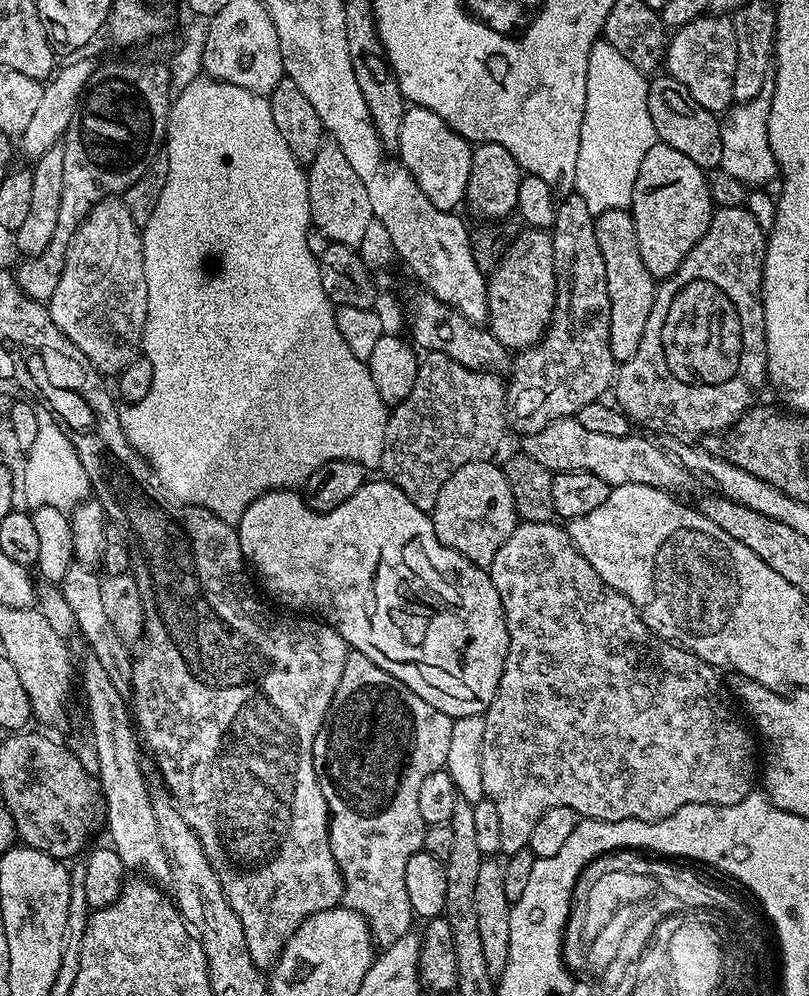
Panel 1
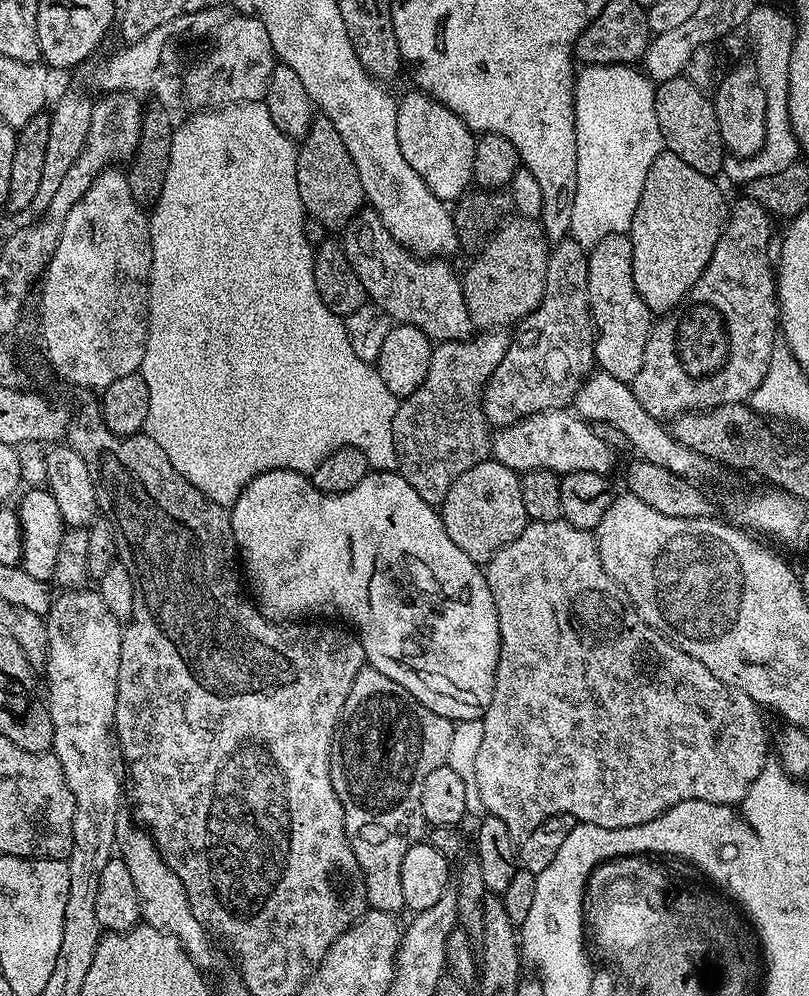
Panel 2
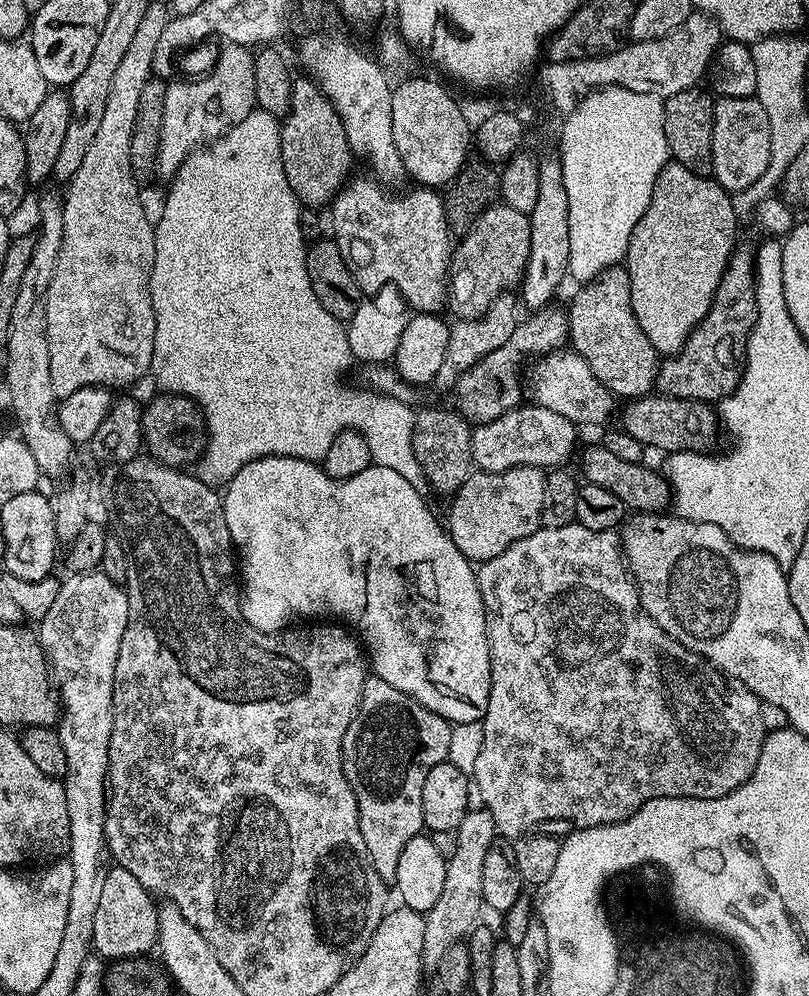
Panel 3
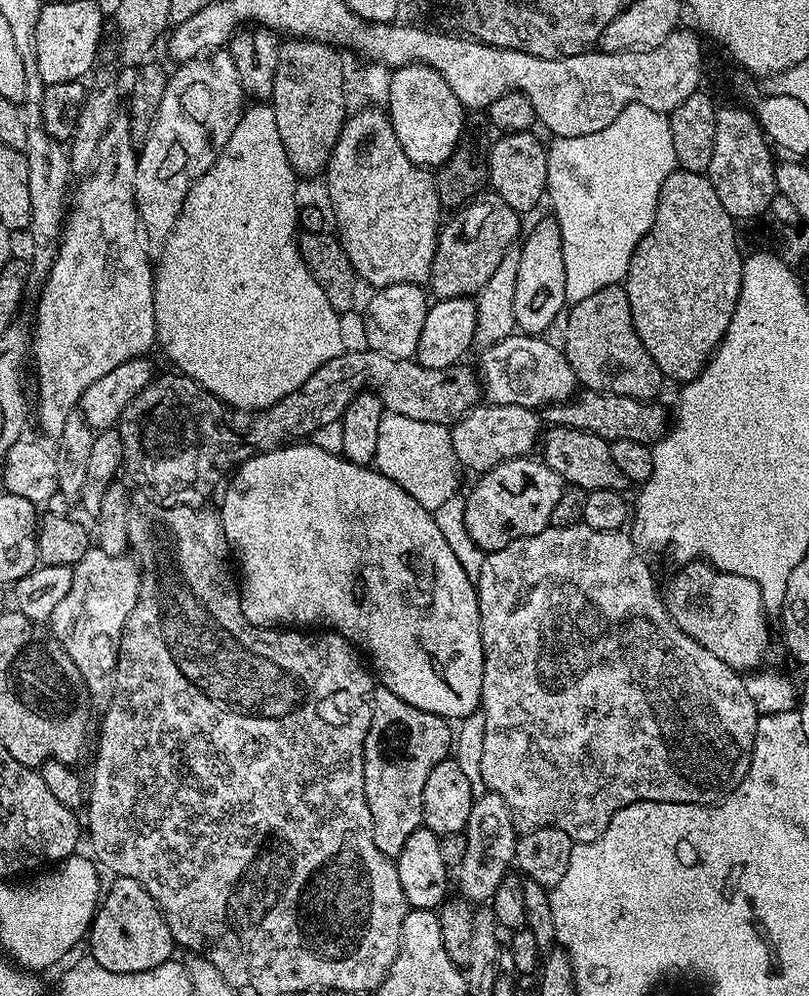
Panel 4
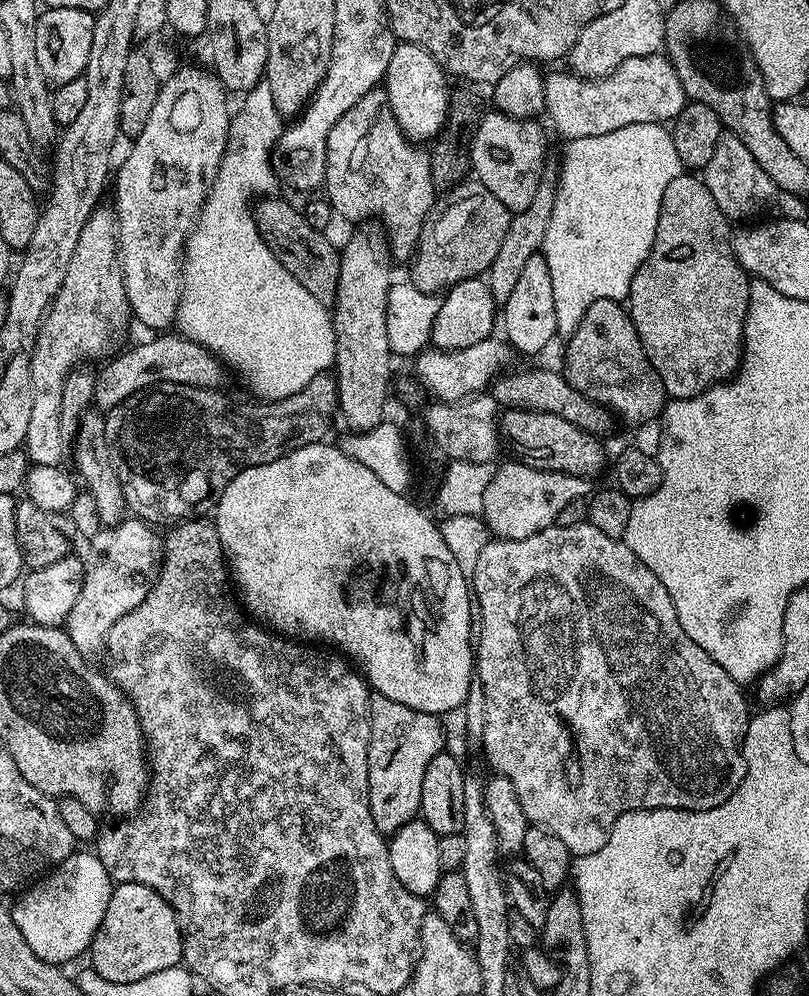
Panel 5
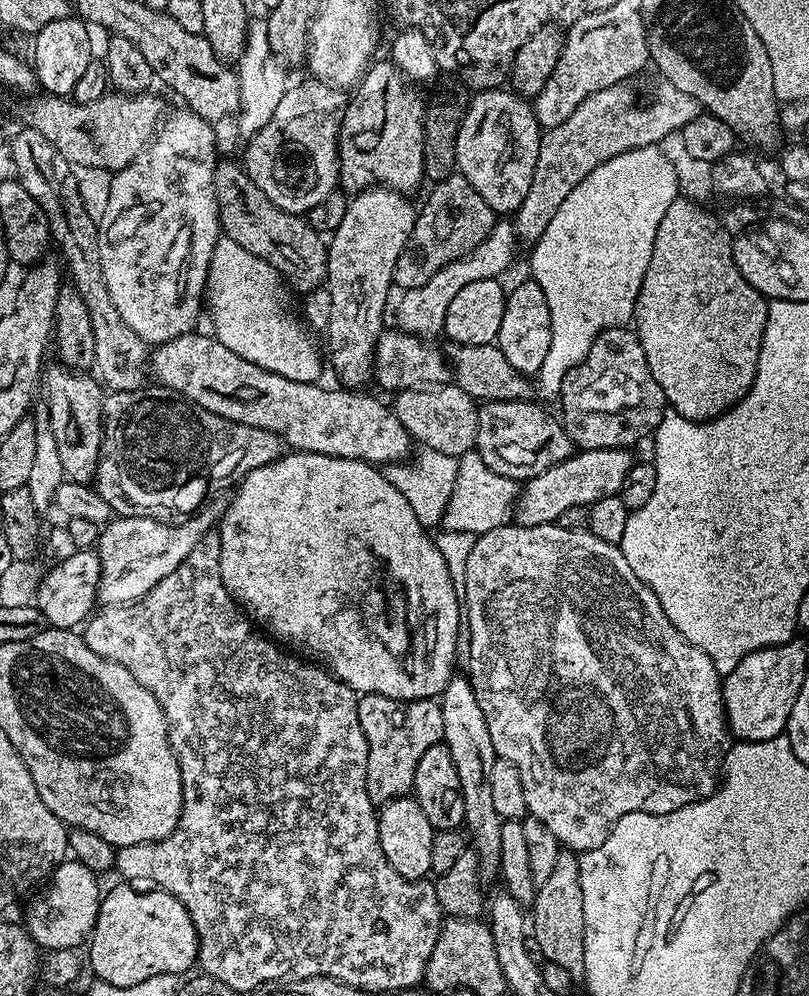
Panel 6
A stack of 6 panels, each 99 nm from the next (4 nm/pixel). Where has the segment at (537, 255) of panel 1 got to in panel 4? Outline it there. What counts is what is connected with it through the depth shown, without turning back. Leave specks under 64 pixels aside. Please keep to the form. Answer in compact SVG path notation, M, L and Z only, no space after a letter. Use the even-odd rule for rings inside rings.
M495 199L483 200L459 209L453 215L456 217L441 227L436 238L430 281L430 292L432 288L431 295L436 300L449 300L455 296L475 297L480 288L486 286L490 274L494 274L494 266L498 266L508 249L521 239L521 213Z

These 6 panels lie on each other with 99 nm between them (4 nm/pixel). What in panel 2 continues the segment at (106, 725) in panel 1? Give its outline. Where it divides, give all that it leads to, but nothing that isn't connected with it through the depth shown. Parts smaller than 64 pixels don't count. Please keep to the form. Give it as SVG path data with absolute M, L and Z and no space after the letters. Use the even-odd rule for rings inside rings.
M117 827L116 839L119 859L126 862L126 870L130 870L130 878L134 878L134 890L138 890L143 923L178 938L178 942L182 942L186 954L197 968L207 970L212 964L212 944L208 941L209 929L196 915L188 888L182 886L178 874L174 874L174 870L170 870L168 863L160 857L160 851L152 843L151 836L139 827L136 828Z

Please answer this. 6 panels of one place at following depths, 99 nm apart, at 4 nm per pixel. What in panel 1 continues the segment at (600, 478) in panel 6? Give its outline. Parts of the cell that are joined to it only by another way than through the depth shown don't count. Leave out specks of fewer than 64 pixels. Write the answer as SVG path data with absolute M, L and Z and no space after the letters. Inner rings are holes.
M492 460L458 466L458 470L446 478L442 490L438 490L438 502L434 502L430 515L438 542L485 570L494 562L494 554L502 550L506 538L514 534L518 523L510 482L503 467Z

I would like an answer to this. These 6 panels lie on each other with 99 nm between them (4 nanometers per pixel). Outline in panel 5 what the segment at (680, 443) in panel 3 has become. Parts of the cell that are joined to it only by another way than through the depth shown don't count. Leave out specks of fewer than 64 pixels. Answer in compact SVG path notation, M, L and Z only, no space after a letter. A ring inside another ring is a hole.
M524 368L521 372L505 371L496 377L490 385L490 395L496 400L501 409L525 408L531 412L545 412L558 414L558 418L566 418L566 422L574 422L582 430L592 433L597 438L604 435L612 428L614 416L602 404L596 404L586 398L559 371L547 372L544 368Z

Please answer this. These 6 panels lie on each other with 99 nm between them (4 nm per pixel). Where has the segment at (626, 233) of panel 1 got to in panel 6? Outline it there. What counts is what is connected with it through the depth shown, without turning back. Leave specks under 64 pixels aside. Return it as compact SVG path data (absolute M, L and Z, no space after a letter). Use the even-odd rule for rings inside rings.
M621 326L602 330L590 346L586 358L574 370L562 378L562 386L558 397L560 408L564 411L562 423L577 449L586 448L627 448L655 433L662 422L666 411L666 401L662 394L662 386L654 382L654 374L650 374L650 366L646 362L646 354L631 327Z

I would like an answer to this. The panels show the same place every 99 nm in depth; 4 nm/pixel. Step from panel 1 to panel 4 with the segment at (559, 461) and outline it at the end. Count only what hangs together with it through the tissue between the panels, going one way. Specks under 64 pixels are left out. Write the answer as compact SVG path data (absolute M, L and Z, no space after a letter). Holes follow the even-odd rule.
M513 404L477 406L451 425L454 454L465 469L473 468L476 474L486 473L504 460L519 460L527 457L531 453L528 451L535 444L537 447L541 439L540 424L542 425L541 417L531 408Z

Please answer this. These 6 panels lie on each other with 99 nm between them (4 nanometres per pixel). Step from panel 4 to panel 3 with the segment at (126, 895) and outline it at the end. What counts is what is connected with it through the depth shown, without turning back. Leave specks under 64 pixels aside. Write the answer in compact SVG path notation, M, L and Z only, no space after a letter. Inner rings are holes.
M112 866L103 873L103 878L102 895L94 913L92 947L95 955L111 962L147 957L147 952L157 947L160 917L157 901L152 893L144 889L142 882L130 874L130 870Z

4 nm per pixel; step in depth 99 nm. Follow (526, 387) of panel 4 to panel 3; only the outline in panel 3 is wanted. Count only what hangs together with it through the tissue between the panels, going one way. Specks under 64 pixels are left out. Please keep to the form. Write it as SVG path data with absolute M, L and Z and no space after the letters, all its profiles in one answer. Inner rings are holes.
M571 350L549 352L537 359L532 368L532 396L539 407L554 410L554 414L562 414L572 424L600 424L618 404L617 397L598 378L594 378L594 370L586 366L586 358Z

